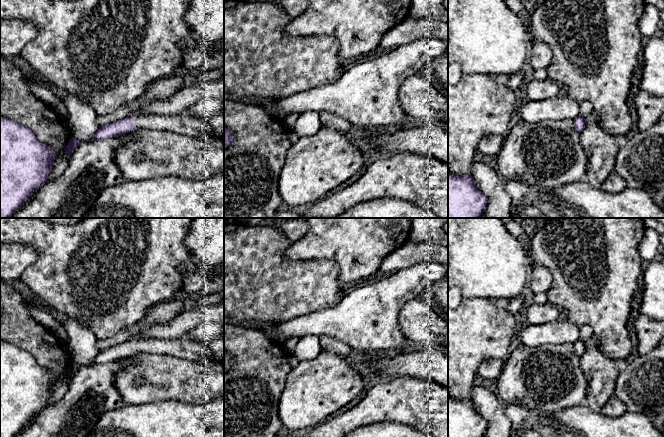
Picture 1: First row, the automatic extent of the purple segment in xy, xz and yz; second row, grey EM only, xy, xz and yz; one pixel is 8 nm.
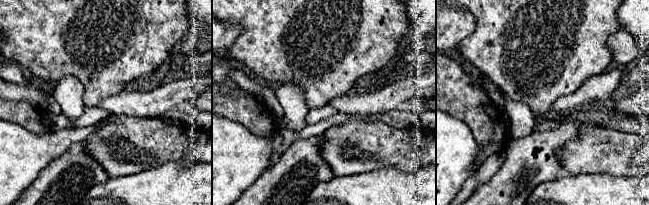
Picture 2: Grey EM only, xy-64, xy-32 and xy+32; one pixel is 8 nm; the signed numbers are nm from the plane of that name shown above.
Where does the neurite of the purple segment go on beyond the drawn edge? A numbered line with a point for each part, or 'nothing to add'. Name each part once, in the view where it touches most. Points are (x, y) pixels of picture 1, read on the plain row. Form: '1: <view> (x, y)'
1: xy (184, 348)

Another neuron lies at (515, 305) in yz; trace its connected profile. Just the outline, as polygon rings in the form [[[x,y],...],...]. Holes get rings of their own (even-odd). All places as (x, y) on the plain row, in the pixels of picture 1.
[[[522,292],[509,301],[508,312],[515,315],[522,309],[524,302],[525,294]]]

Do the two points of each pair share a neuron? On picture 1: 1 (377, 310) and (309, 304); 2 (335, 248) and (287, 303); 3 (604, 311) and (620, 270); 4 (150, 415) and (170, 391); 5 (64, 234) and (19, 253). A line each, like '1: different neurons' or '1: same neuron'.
1: different neurons
2: different neurons
3: same neuron
4: different neurons
5: different neurons

